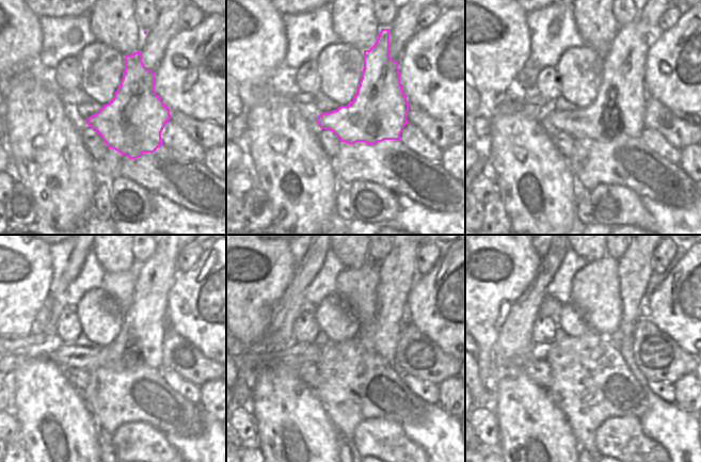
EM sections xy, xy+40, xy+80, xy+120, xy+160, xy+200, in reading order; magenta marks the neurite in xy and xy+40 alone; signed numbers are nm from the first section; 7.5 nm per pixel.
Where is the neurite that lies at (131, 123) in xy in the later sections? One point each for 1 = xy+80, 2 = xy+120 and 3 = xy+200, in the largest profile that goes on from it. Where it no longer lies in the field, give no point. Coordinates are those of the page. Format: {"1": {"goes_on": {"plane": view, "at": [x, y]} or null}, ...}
{"1": {"goes_on": {"plane": "xy+80", "at": [619, 107]}}, "2": {"goes_on": {"plane": "xy+120", "at": [140, 341]}}, "3": {"goes_on": {"plane": "xy+200", "at": [635, 267]}}}

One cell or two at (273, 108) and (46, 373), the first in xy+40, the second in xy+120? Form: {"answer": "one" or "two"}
{"answer": "one"}

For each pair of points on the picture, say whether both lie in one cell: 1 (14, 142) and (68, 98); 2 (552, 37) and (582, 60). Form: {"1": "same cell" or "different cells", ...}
{"1": "different cells", "2": "different cells"}

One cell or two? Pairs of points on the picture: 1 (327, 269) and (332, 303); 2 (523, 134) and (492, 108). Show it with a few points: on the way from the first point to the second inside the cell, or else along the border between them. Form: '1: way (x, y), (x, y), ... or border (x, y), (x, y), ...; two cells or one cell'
1: border (335, 292), (328, 296), (315, 308); two cells
2: border (523, 111), (495, 114), (491, 117); two cells

